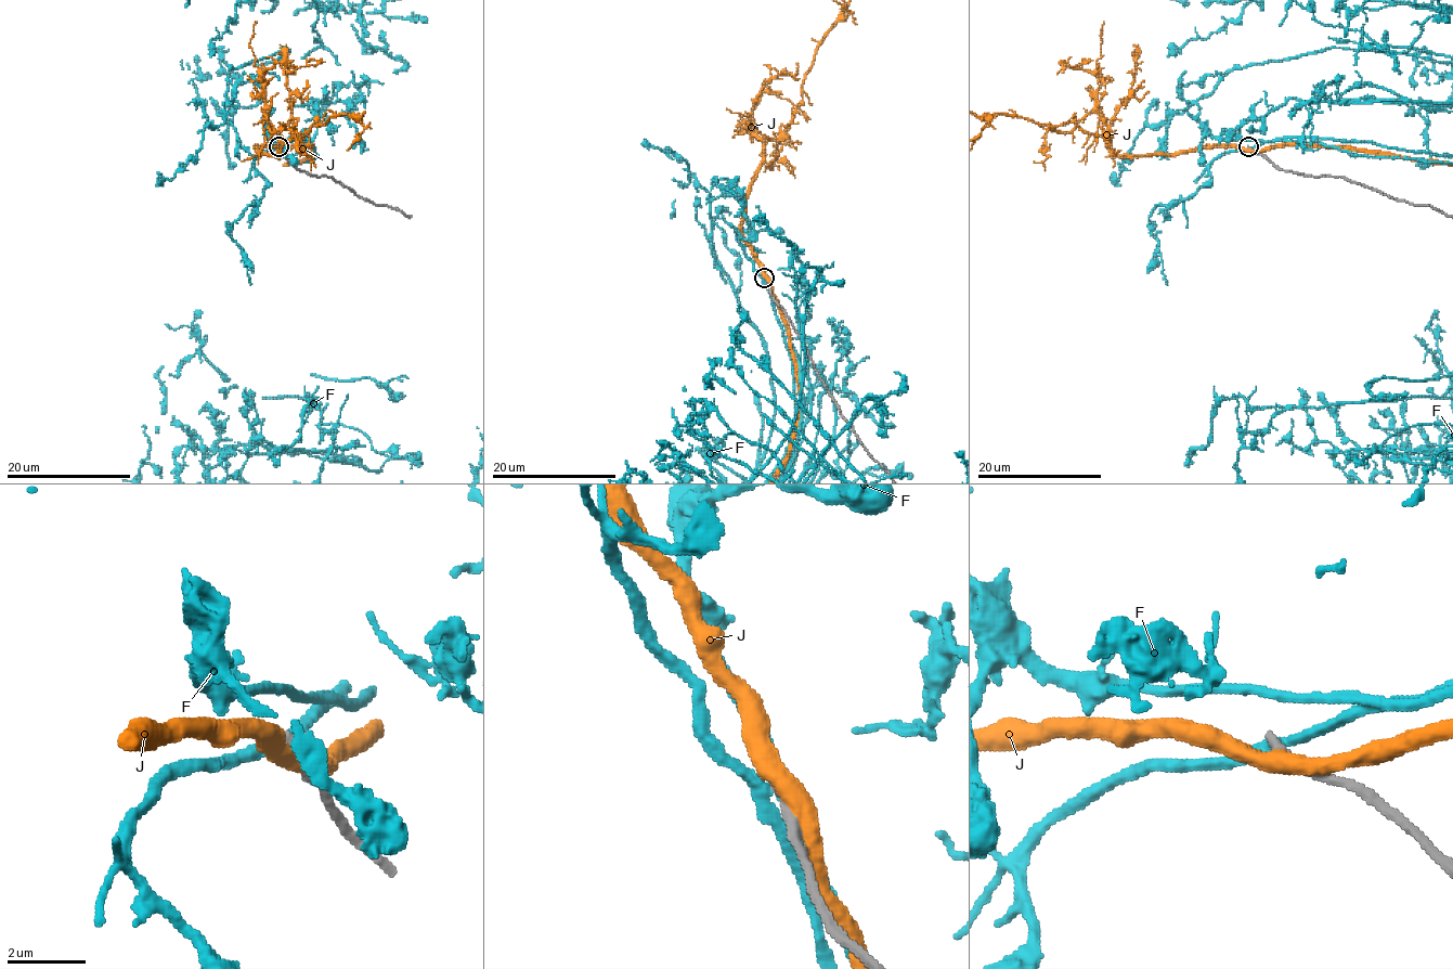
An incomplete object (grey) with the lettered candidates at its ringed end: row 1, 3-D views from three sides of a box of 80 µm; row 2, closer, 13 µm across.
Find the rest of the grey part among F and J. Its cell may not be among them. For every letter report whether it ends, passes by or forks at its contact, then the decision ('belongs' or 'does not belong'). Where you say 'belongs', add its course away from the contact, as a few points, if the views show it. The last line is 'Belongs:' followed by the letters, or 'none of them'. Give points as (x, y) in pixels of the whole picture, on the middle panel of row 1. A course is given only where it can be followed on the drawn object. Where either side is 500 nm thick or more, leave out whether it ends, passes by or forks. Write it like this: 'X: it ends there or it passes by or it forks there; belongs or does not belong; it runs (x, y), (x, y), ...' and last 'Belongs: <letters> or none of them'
F: it passes by; does not belong
J: it passes by; does not belong
Belongs: none of them

